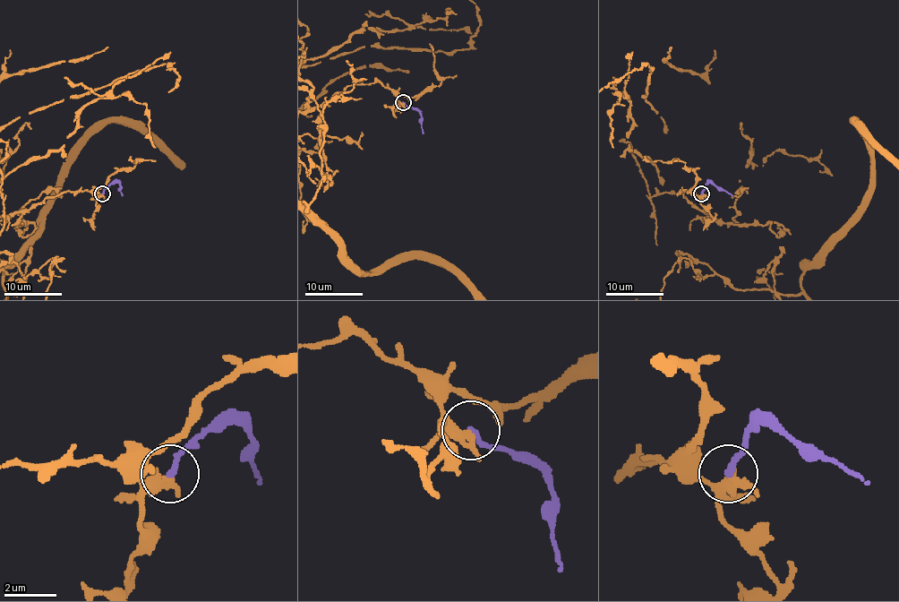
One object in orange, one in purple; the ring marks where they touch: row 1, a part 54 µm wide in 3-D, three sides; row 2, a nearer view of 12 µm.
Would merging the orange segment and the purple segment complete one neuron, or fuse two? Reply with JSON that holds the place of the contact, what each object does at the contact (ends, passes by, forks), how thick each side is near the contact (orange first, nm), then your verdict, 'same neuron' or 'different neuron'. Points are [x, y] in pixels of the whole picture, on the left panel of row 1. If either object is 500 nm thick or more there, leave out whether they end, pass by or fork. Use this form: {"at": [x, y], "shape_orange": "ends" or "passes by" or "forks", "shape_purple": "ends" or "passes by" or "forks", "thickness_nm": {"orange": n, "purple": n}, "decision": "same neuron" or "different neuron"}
{"at": [102, 193], "shape_orange": "passes by", "shape_purple": "ends", "thickness_nm": {"orange": 320, "purple": 240}, "decision": "different neuron"}

